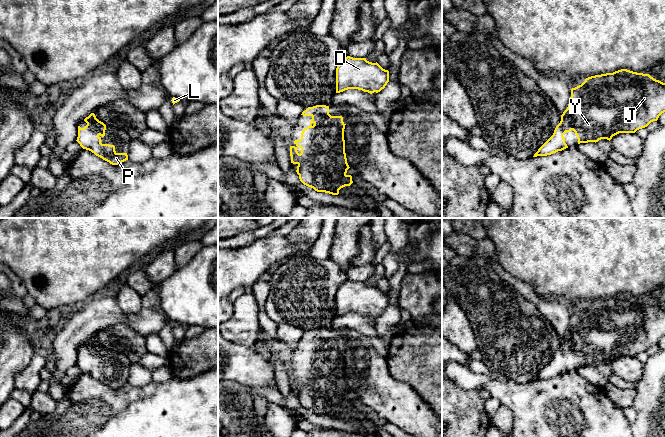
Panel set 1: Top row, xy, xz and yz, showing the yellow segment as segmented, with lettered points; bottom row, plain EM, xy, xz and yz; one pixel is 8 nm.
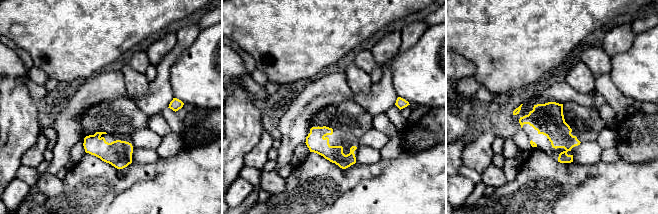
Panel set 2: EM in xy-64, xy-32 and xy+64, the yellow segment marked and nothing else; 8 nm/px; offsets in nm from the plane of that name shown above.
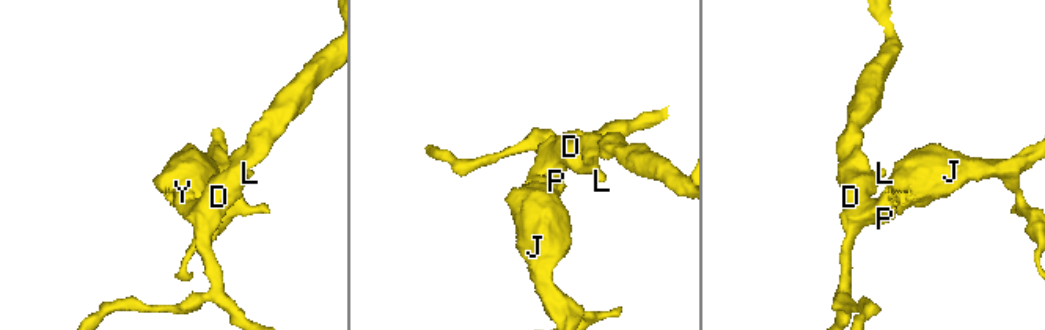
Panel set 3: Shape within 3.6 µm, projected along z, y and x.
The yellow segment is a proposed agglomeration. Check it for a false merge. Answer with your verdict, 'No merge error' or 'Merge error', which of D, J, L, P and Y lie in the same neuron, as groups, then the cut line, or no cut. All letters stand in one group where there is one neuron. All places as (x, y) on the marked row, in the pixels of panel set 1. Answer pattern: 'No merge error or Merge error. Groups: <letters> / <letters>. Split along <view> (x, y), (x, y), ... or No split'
No merge error. Groups: D J L P Y. No split

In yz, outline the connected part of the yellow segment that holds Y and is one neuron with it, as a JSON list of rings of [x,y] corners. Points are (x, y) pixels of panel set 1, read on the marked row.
[[[621,69],[613,73],[591,76],[571,89],[570,102],[561,115],[553,135],[538,149],[533,157],[547,156],[568,148],[564,134],[573,130],[578,144],[611,140],[619,133],[635,133],[657,121],[665,112],[665,83],[649,74]]]

